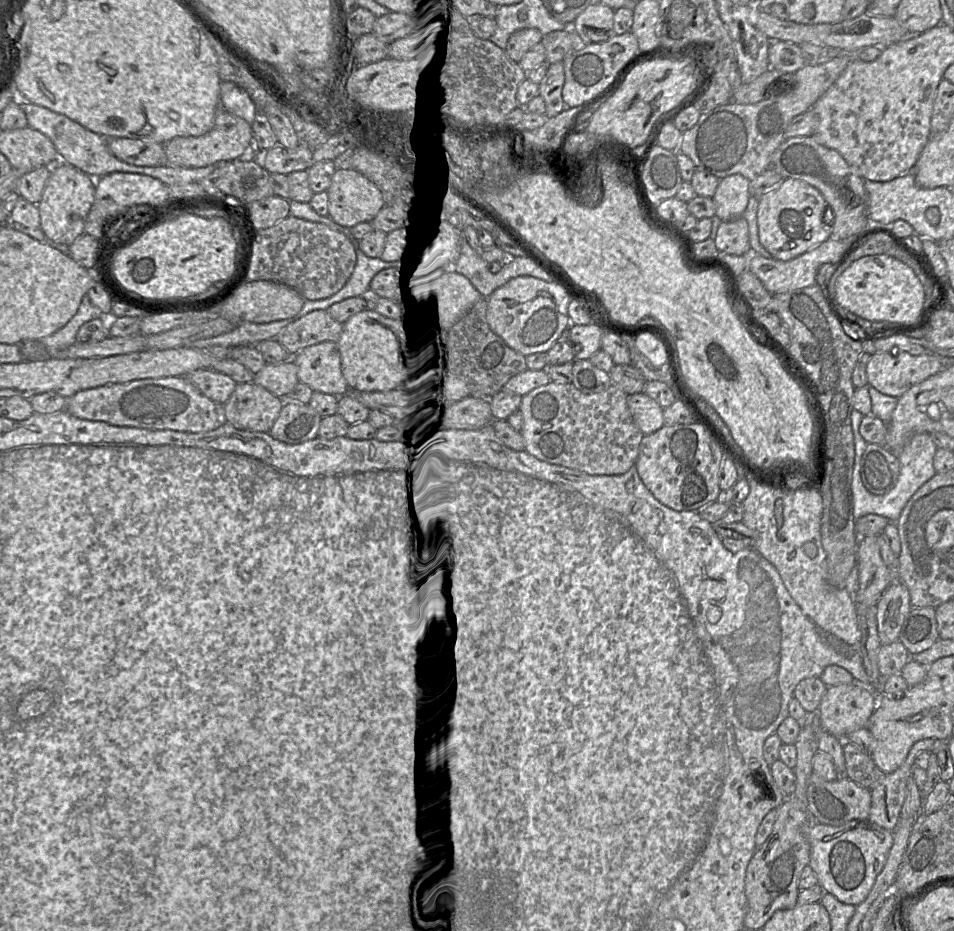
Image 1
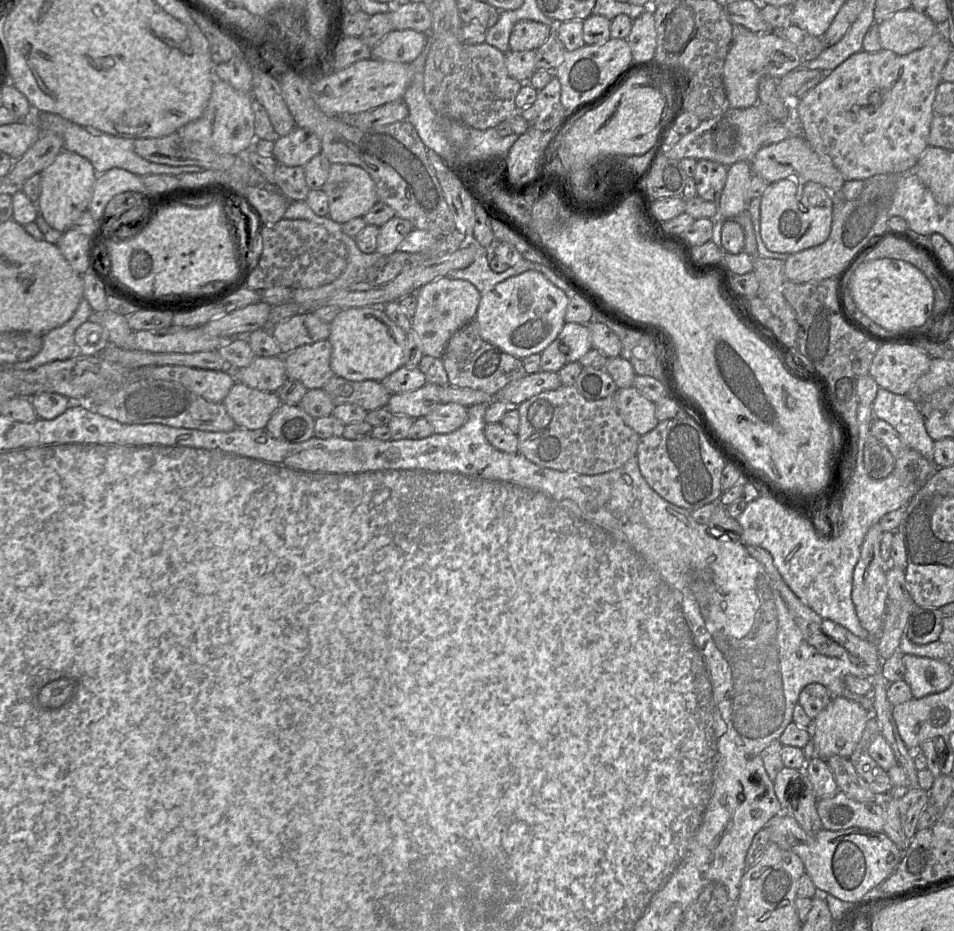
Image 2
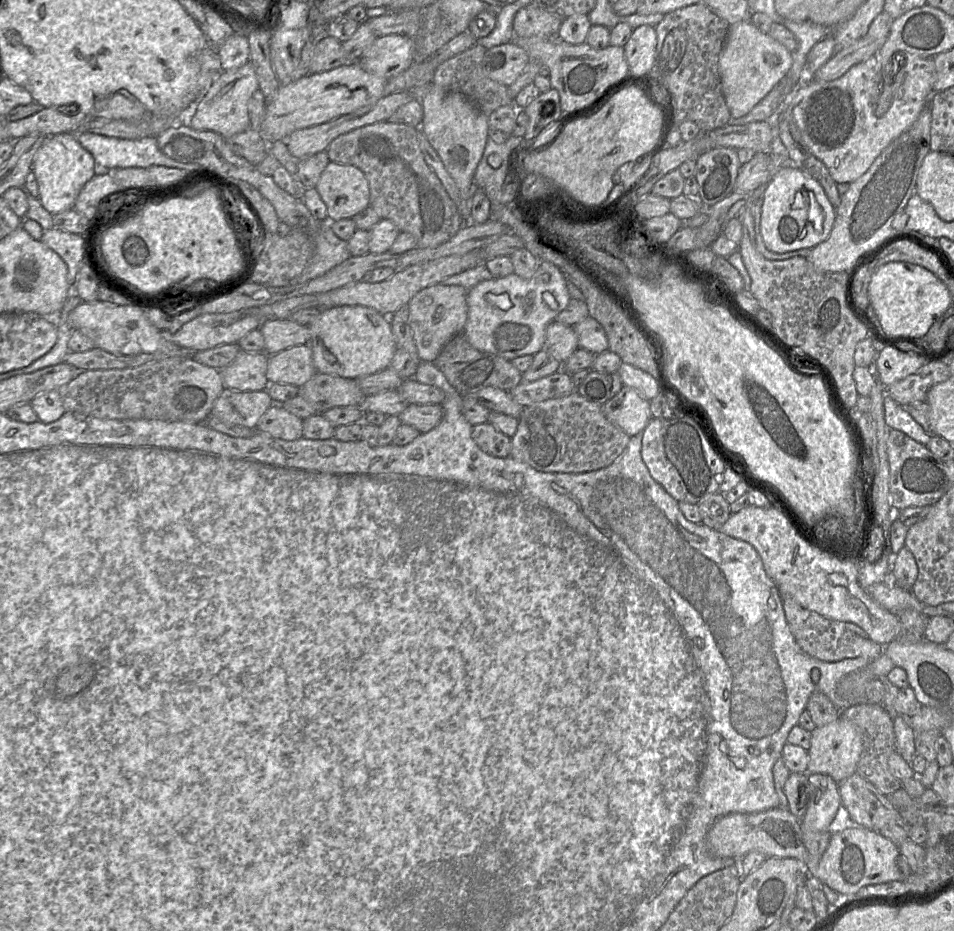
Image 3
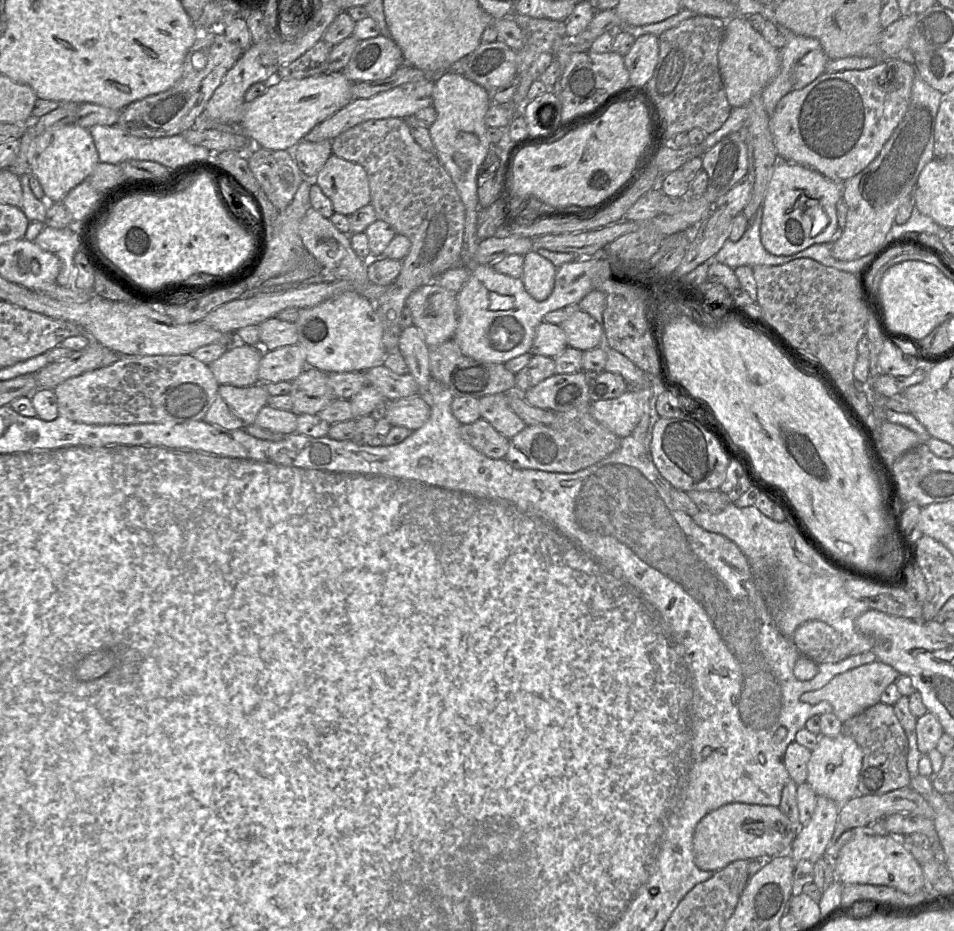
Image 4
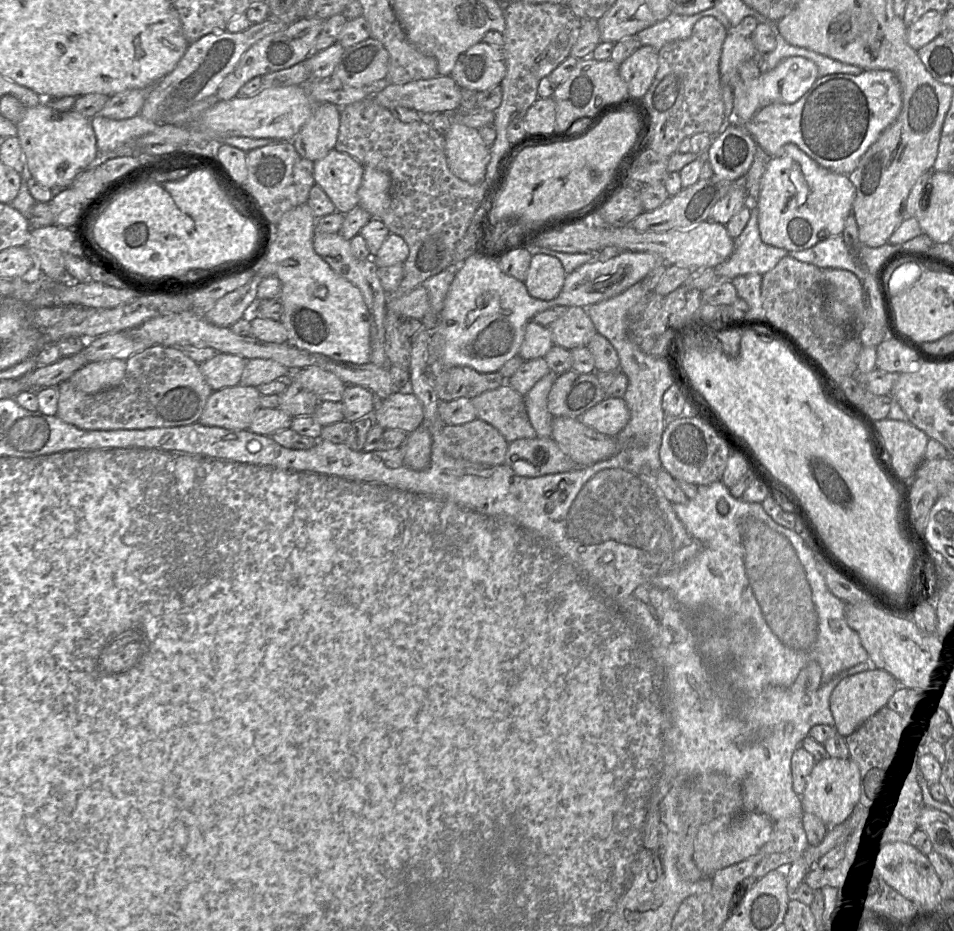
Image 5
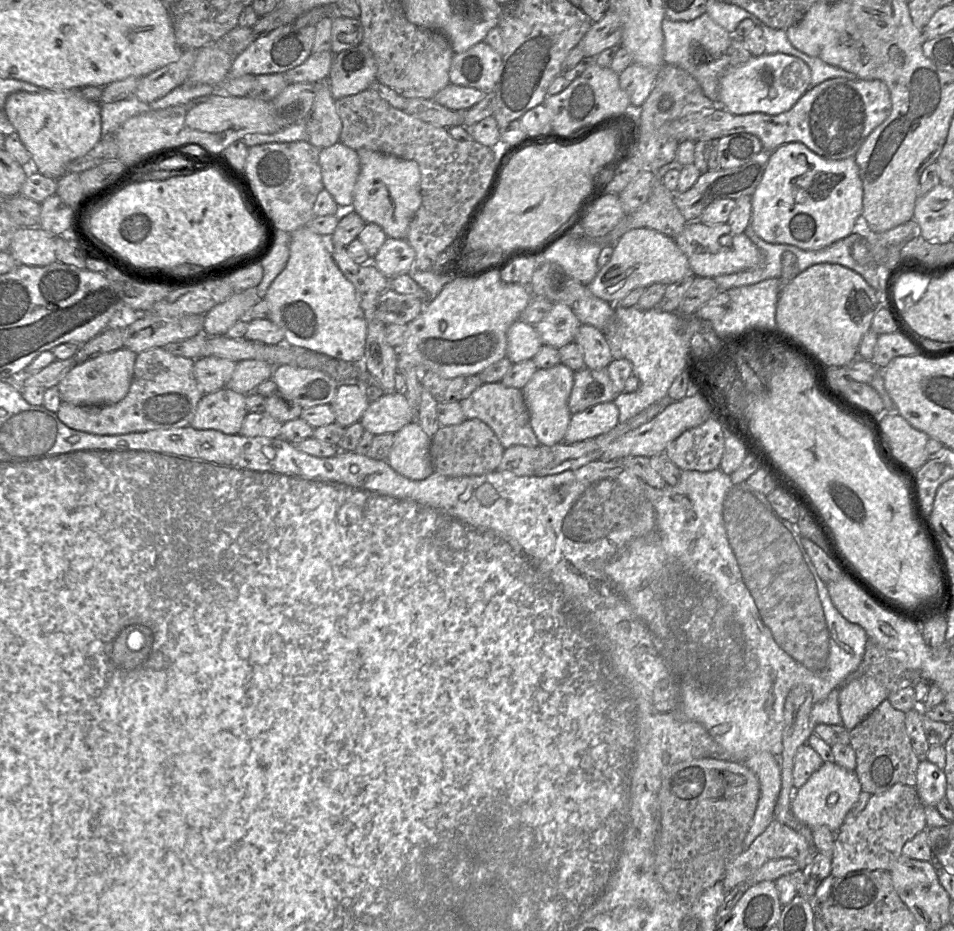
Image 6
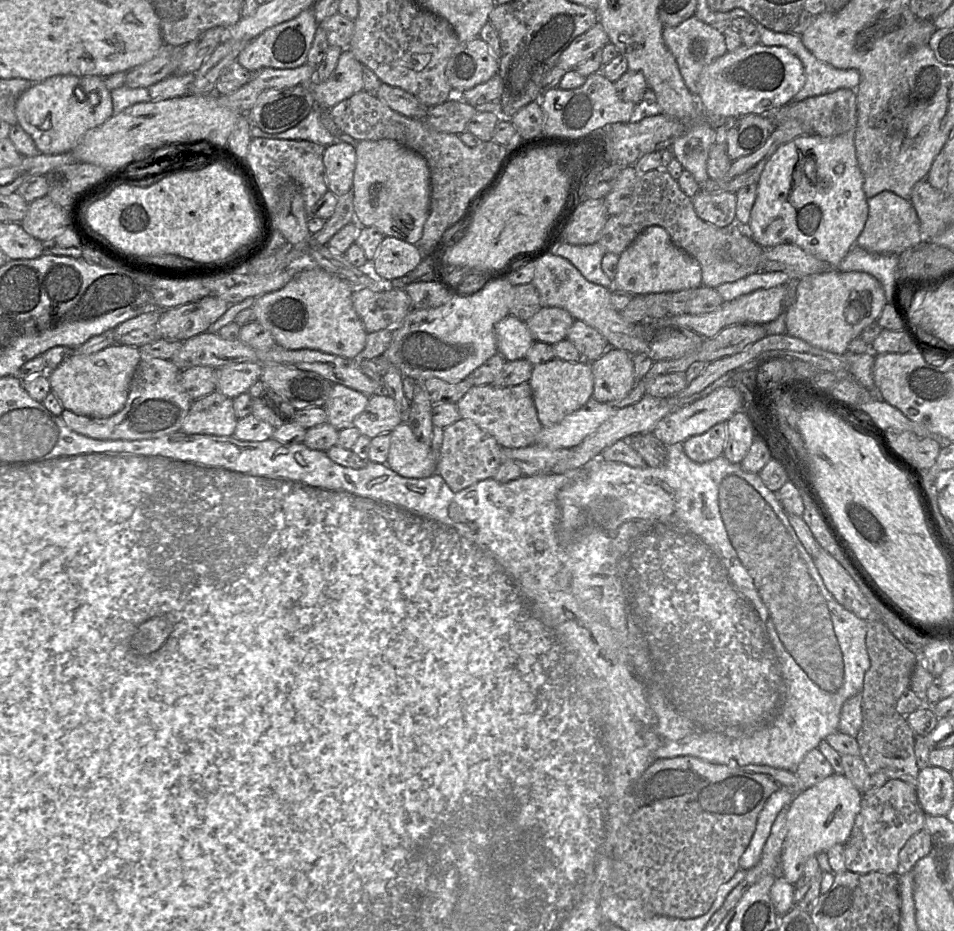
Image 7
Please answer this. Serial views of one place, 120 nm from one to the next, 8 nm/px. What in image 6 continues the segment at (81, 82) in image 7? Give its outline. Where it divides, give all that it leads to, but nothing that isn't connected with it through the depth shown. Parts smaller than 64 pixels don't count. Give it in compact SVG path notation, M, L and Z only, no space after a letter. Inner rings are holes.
M80 89L44 90L39 93L19 91L7 97L4 108L8 120L30 154L30 168L52 179L61 177L69 162L84 156L102 139L101 103L85 99Z

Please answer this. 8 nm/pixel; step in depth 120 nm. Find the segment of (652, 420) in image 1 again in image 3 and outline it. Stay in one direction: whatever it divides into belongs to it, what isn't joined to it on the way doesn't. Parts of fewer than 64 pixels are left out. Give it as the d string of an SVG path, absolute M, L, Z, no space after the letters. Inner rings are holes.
M626 385L602 404L602 412L630 437L642 432L652 418L649 401Z

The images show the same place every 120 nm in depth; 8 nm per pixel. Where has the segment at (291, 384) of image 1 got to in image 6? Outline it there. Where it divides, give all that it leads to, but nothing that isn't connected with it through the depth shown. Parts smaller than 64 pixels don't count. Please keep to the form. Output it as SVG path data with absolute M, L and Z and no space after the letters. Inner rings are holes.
M215 356L196 359L194 377L203 394L210 394L225 388L236 364L231 360Z

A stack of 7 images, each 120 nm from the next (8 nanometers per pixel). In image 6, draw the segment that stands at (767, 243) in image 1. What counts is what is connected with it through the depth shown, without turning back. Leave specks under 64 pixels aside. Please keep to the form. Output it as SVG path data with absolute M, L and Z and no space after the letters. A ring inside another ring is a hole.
M789 142L783 144L773 152L770 152L770 157L765 167L765 171L762 176L762 179L752 195L751 205L752 205L752 217L751 217L752 228L754 232L764 241L772 244L793 245L802 250L808 250L808 251L823 249L831 245L832 243L850 235L852 232L856 231L860 226L861 214L863 208L863 185L861 178L859 176L858 165L854 157L846 158L842 160L829 160L811 151L803 143ZM798 155L804 155L806 157L806 162L799 163Z

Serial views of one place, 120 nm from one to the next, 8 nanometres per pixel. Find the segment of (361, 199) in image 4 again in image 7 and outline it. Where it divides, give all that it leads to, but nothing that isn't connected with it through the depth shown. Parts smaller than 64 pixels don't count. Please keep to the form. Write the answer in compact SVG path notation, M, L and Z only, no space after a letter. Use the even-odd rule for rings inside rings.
M336 141L325 148L323 163L328 190L337 197L352 190L356 168L355 146L344 141Z

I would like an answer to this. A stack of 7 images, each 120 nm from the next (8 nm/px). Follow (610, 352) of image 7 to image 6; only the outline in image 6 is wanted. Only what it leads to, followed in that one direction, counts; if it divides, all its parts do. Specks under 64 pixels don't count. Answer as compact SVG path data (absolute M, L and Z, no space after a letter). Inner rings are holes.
M585 367L574 372L568 408L573 415L599 403L613 402L617 395L606 369Z

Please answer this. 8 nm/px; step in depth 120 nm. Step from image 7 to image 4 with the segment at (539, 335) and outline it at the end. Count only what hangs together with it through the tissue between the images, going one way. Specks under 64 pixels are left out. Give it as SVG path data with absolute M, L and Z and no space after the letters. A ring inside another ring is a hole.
M580 309L559 326L566 335L569 347L584 352L604 345L604 331L601 323Z

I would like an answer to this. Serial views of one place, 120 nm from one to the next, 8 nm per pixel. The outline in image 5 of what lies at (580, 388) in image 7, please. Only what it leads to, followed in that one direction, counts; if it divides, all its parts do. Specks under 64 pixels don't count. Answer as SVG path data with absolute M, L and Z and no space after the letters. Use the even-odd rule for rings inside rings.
M550 371L523 396L529 422L538 437L551 437L553 416L548 411L547 399L557 377Z

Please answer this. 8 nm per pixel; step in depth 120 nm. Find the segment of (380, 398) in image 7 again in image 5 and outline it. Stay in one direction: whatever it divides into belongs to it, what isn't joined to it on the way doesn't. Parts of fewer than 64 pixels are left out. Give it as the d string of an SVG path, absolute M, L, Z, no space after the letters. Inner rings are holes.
M399 390L384 399L382 407L372 413L383 429L401 429L407 434L423 424L423 406L409 390Z

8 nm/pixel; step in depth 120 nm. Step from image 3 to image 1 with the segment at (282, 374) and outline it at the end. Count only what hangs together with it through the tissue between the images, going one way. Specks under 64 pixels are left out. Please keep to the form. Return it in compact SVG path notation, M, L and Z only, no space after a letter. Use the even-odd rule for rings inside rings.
M337 340L307 346L292 356L298 371L299 381L309 384L314 391L333 392L340 397L349 391L349 382L342 367L342 355Z

